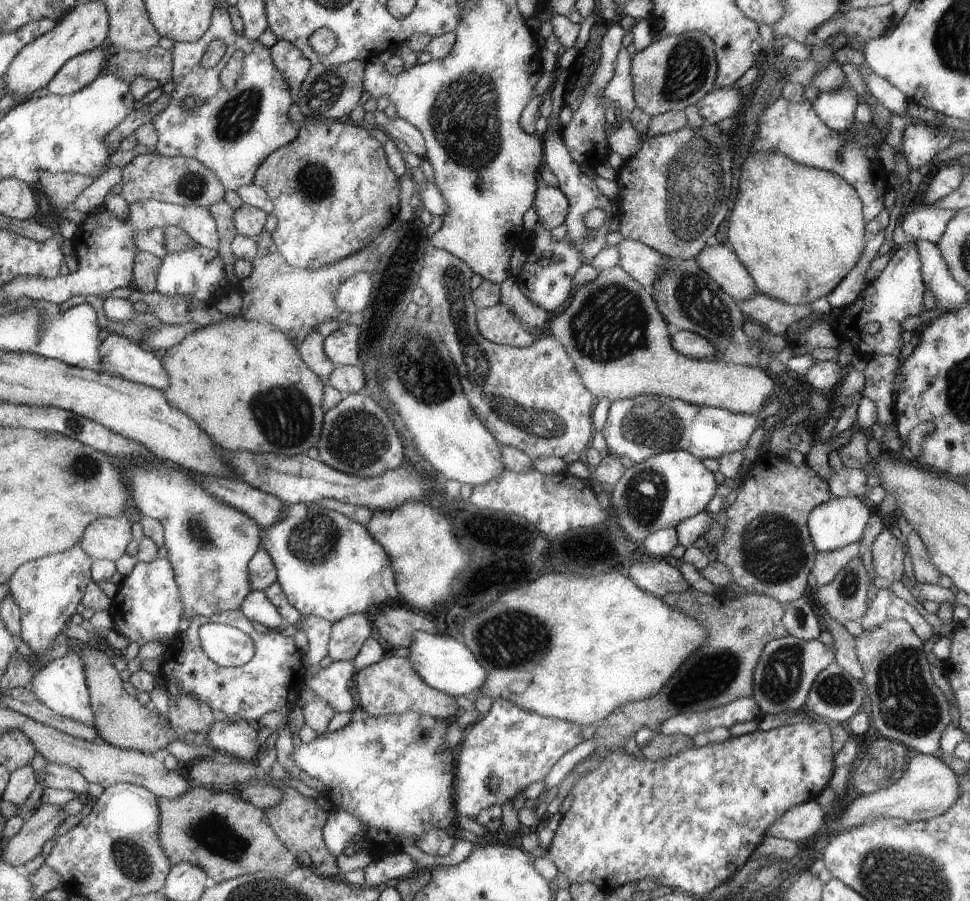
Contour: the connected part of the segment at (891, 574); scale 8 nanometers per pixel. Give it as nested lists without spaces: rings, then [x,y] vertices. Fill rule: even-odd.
[[[885,529],[877,536],[872,546],[876,591],[888,589],[895,580],[900,580],[904,574],[904,546],[902,542]]]

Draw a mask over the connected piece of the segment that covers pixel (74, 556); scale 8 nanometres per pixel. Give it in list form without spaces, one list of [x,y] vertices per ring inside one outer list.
[[[74,546],[63,553],[27,562],[9,582],[11,594],[23,610],[22,639],[32,649],[32,664],[40,666],[40,670],[46,664],[38,660],[54,644],[56,636],[62,632],[68,618],[77,613],[76,606],[80,604],[80,598],[85,595],[84,590],[87,590],[88,583],[92,581],[91,566],[93,561],[84,552],[82,546]]]

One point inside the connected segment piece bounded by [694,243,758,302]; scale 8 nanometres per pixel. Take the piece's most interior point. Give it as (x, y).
(722, 264)

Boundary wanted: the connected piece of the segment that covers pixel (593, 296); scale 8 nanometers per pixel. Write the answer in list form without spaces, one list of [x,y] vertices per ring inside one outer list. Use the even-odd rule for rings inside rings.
[[[620,266],[601,270],[595,281],[576,289],[568,308],[550,320],[548,326],[546,333],[564,345],[572,360],[575,360],[576,368],[580,376],[583,376],[586,387],[597,399],[607,398],[611,402],[651,394],[753,415],[773,402],[768,401],[768,398],[774,394],[776,384],[764,370],[760,370],[760,365],[753,367],[734,363],[724,364],[708,359],[699,361],[678,352],[672,346],[672,331],[653,299],[652,290],[641,285]]]

